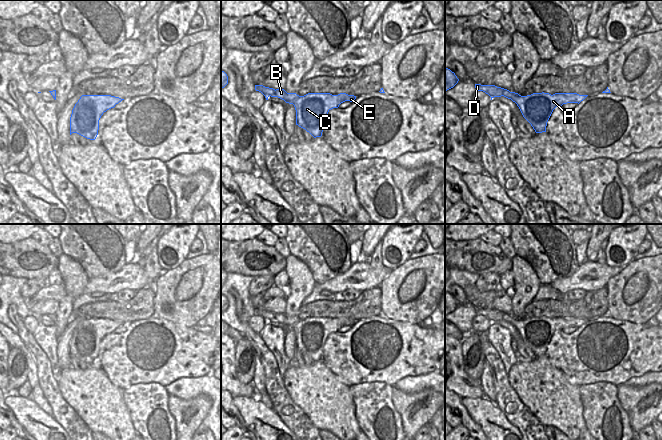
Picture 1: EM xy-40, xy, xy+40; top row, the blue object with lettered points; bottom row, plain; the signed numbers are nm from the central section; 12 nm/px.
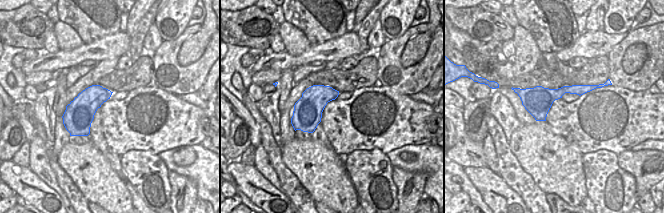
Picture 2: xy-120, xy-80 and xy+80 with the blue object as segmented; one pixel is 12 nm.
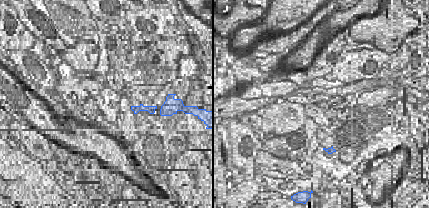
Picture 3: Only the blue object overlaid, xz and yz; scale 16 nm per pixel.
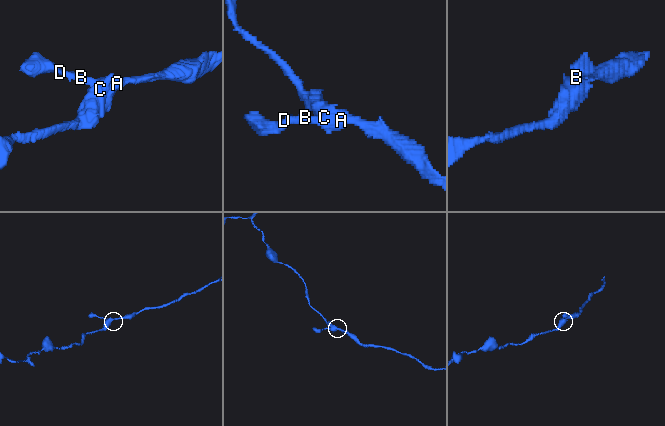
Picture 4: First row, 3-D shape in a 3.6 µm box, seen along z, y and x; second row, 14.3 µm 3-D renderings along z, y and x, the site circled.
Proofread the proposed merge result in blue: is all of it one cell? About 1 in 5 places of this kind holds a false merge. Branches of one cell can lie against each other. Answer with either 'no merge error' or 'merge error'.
no merge error

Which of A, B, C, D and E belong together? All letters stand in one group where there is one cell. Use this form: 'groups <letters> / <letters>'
groups A B C D E

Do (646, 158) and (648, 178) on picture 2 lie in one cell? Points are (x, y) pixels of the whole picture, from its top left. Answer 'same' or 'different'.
same

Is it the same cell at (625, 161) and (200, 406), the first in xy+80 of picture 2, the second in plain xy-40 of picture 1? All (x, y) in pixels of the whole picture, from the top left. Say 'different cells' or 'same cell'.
same cell

